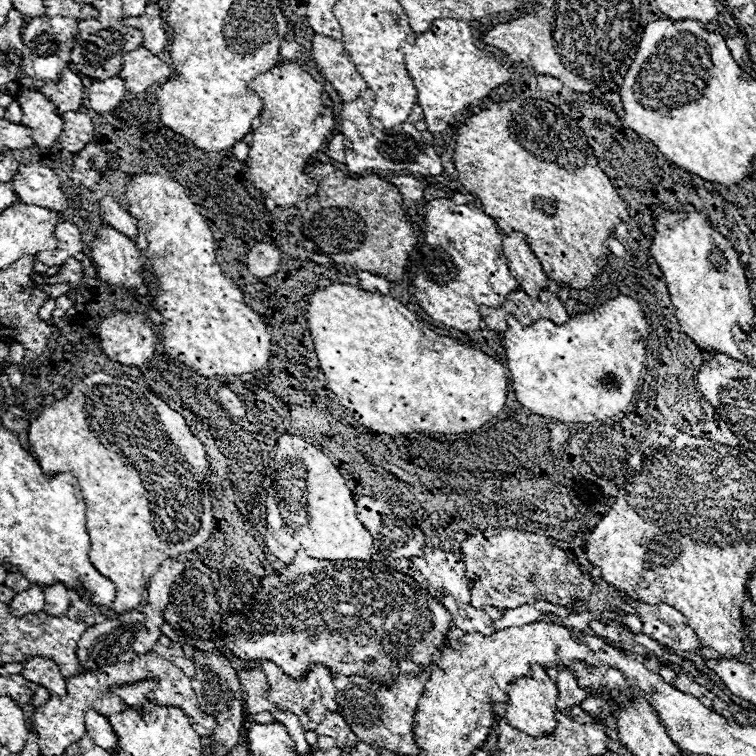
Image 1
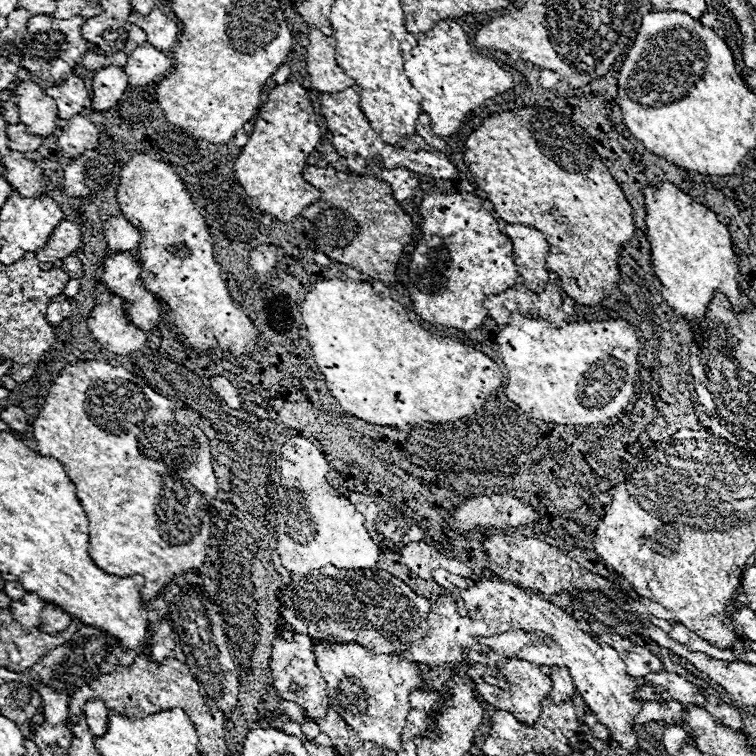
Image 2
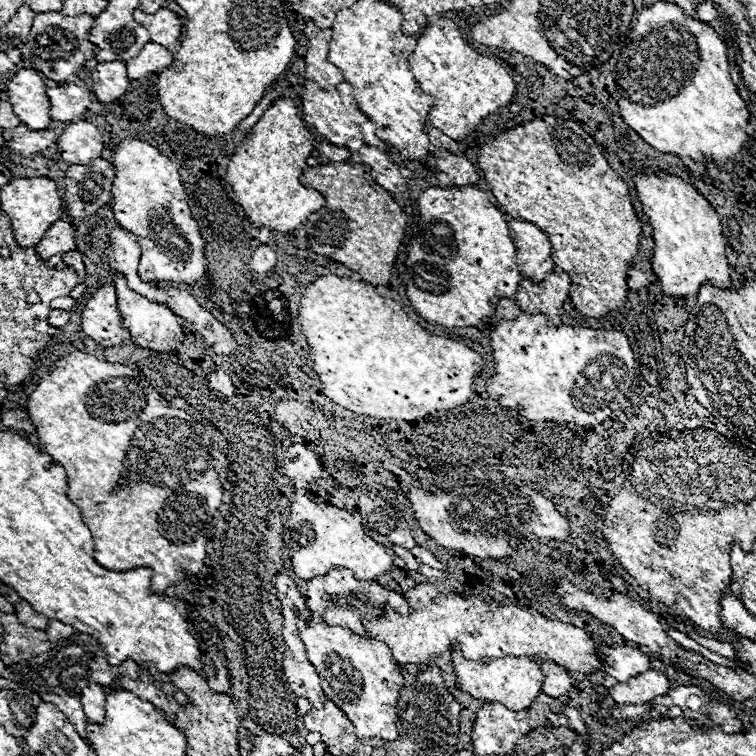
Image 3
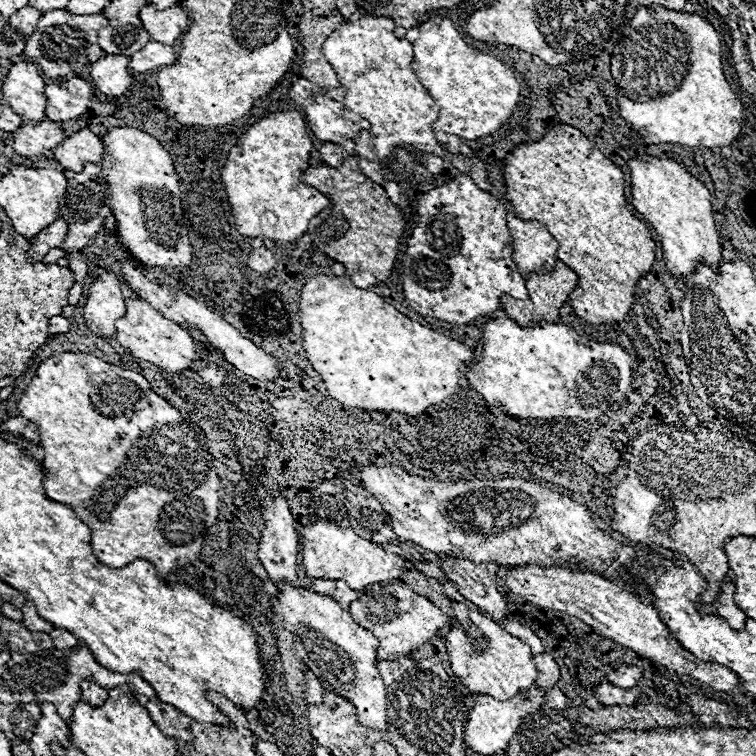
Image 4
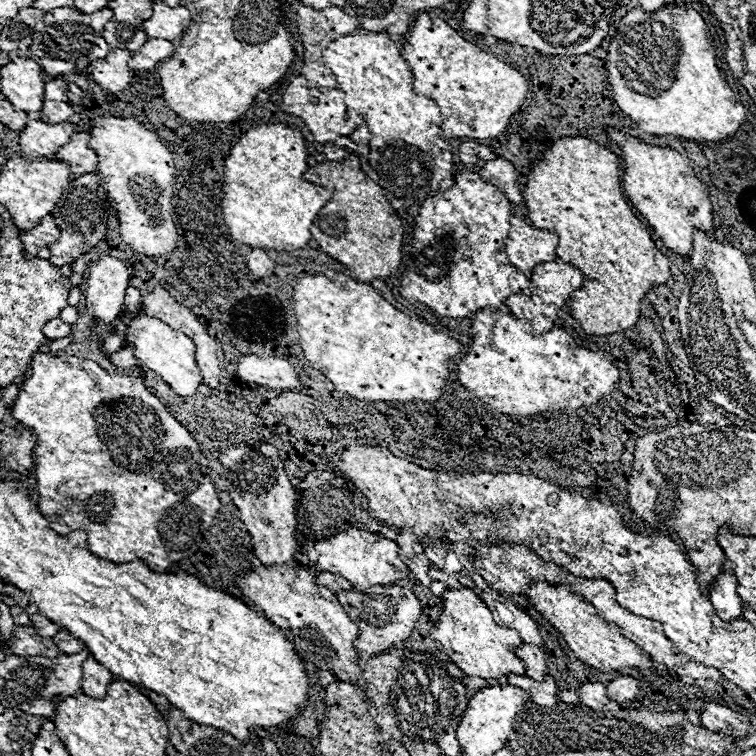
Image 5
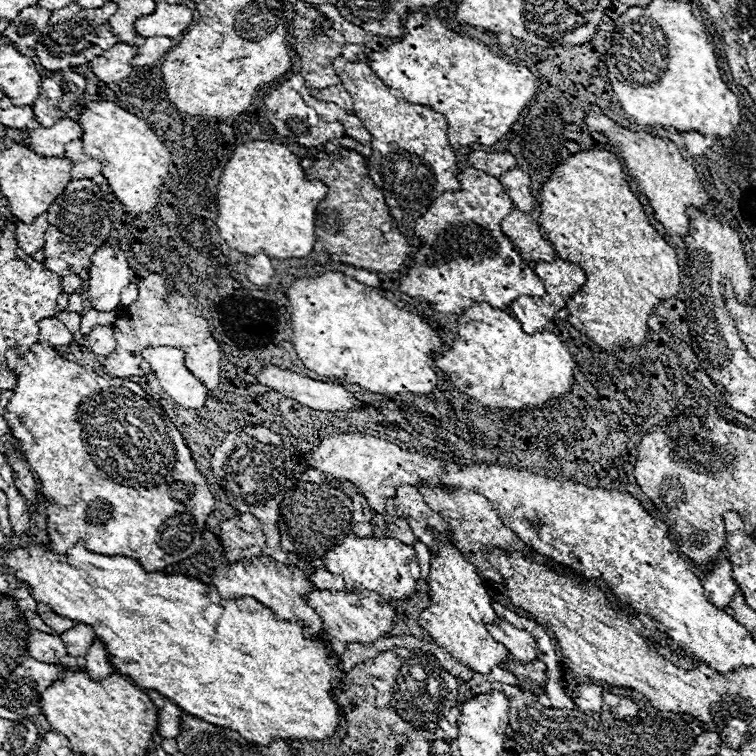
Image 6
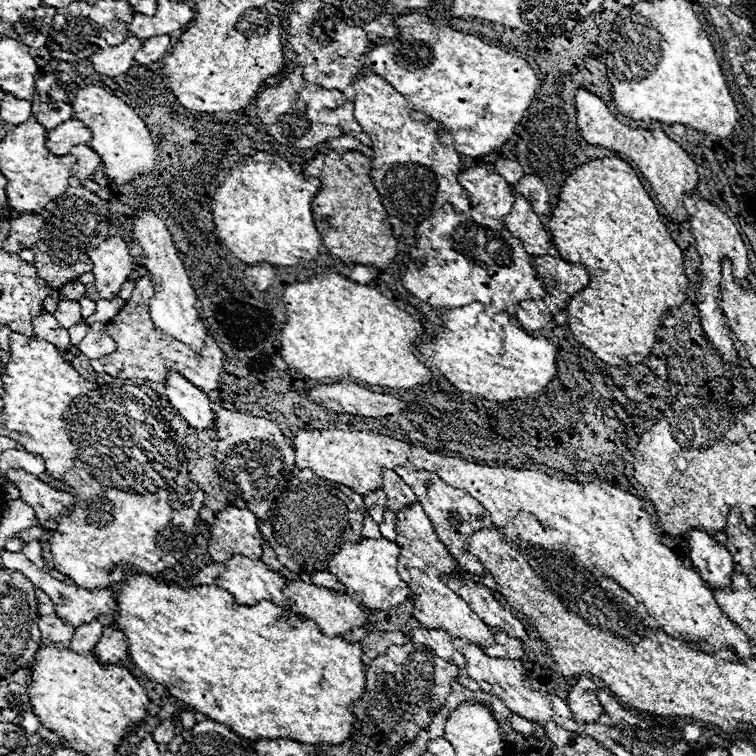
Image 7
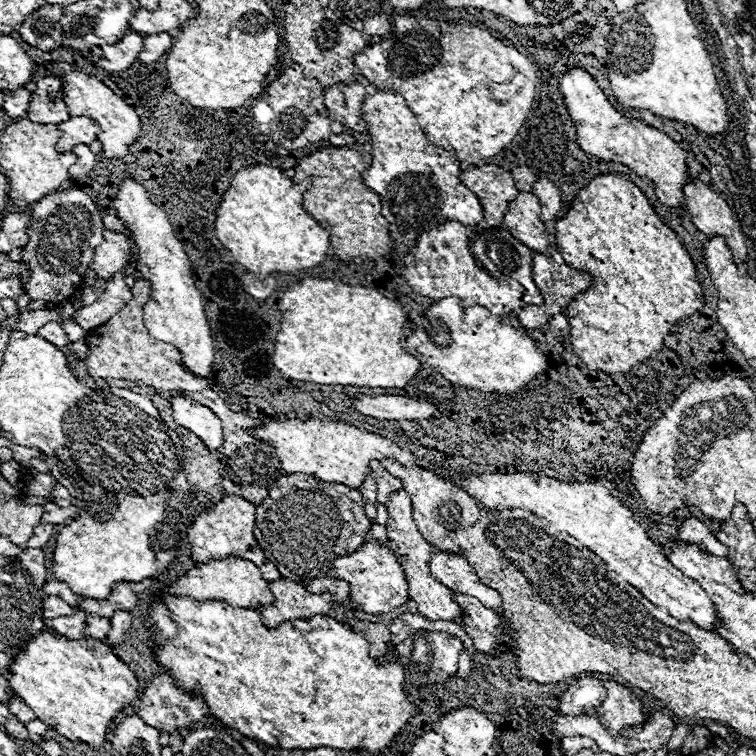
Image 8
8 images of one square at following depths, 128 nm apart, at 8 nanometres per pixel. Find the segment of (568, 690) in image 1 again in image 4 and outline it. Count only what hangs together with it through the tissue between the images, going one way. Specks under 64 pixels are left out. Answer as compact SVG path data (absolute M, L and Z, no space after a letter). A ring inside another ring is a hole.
M546 652L534 656L532 660L534 660L536 668L538 668L536 686L544 688L544 690L554 688L558 684L558 680L560 680L560 666L556 664L556 660L550 654L546 654Z

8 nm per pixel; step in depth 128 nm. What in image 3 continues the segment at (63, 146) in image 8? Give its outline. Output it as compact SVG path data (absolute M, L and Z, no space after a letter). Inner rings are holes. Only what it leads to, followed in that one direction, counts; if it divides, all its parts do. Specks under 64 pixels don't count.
M20 124L16 130L12 130L8 134L8 148L16 154L22 156L30 156L30 154L38 154L46 148L50 148L56 142L56 134L54 130L28 130L24 124Z

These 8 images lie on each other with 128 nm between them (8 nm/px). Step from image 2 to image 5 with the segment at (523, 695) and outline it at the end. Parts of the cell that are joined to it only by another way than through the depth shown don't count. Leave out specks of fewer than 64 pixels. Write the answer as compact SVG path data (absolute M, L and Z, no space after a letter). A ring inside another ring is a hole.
M448 588L442 594L444 612L440 620L436 622L436 630L432 636L444 646L442 652L450 656L450 660L466 674L466 676L478 676L484 680L500 680L502 676L516 674L526 676L526 664L514 654L514 646L520 646L520 636L516 630L502 628L492 620L492 612L480 602L480 598L464 588Z

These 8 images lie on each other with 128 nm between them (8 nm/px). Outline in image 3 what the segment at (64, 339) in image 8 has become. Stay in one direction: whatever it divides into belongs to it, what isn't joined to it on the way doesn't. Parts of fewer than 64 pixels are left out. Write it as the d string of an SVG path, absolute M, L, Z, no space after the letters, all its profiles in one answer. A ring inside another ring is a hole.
M50 310L50 316L48 316L48 322L52 324L52 326L56 326L56 328L60 328L60 326L64 326L64 324L68 324L68 320L70 320L70 312L66 312L66 310Z

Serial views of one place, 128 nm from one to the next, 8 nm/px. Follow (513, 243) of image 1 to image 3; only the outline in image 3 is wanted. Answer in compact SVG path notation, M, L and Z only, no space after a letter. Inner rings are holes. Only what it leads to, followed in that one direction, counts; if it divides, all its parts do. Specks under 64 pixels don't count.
M510 220L508 222L510 232L514 232L516 242L516 264L524 278L530 278L532 282L544 280L546 274L554 270L552 262L552 244L548 236L530 222Z

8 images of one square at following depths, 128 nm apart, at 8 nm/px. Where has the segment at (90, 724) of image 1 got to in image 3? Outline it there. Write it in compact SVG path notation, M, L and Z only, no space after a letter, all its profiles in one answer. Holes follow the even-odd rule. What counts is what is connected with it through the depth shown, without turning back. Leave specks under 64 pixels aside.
M92 684L92 686L84 688L82 694L80 694L80 702L82 702L86 718L90 722L102 724L102 720L104 720L104 704L106 704L106 694L104 694L102 686Z

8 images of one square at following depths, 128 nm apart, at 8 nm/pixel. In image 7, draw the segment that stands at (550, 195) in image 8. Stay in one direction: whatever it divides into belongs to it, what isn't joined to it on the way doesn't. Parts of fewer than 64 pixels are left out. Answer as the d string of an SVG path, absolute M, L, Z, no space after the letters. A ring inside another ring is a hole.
M526 174L516 184L512 184L512 192L528 198L528 202L532 202L532 210L536 210L536 214L548 214L550 212L548 190L540 178Z

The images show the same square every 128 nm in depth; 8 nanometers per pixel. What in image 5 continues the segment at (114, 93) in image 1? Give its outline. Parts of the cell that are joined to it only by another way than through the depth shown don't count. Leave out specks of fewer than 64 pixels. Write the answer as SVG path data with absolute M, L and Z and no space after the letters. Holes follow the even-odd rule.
M112 48L106 58L98 58L90 62L90 72L96 84L106 92L120 92L132 80L132 70L128 68L128 60L132 52L126 48Z

